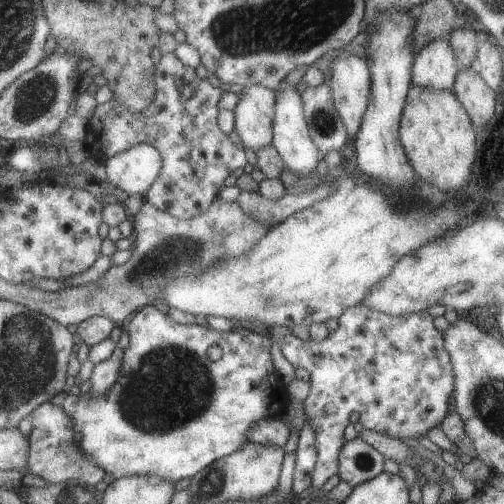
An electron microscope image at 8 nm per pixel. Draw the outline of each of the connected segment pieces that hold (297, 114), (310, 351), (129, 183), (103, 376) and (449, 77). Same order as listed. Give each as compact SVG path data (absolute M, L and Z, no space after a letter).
M281 85L275 88L275 117L273 118L273 145L283 158L284 164L299 175L317 174L316 166L320 160L320 151L316 148L308 130L303 113L301 93L295 86Z
M362 303L347 308L339 316L339 326L320 342L303 341L293 333L286 334L278 343L282 354L294 368L306 368L310 375L311 389L303 400L303 413L315 431L317 461L312 475L312 486L319 489L331 476L337 474L339 450L345 443L344 429L348 426L352 412L360 414L364 429L370 429L393 439L427 436L429 430L440 427L452 409L450 396L455 387L455 378L449 352L445 349L443 332L436 330L433 317L422 313L389 315L369 309Z
M142 143L107 159L106 176L129 195L144 195L157 180L162 165L158 149Z
M116 347L110 358L94 365L94 372L89 378L92 384L89 393L96 399L107 395L121 376L124 352L122 348Z
M438 37L417 52L413 62L413 84L452 91L459 69L448 37Z

